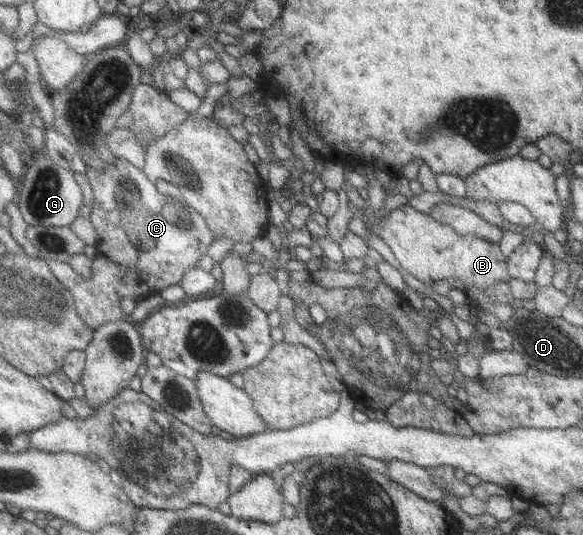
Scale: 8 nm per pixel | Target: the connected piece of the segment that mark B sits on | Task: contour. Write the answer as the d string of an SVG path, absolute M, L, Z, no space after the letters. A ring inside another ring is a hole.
M401 204L387 215L387 219L379 219L370 229L372 237L381 239L389 247L396 265L425 286L439 279L461 277L466 281L465 291L470 287L483 291L483 288L493 287L497 282L507 283L510 279L505 269L506 257L499 251L498 244L476 236L456 235L449 227L433 222L428 214L415 211L409 204Z

